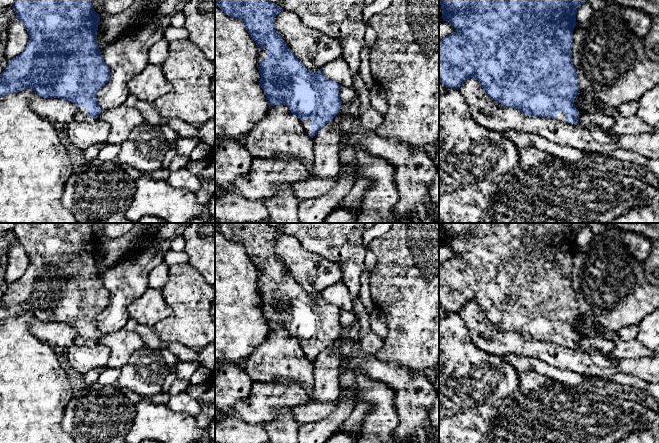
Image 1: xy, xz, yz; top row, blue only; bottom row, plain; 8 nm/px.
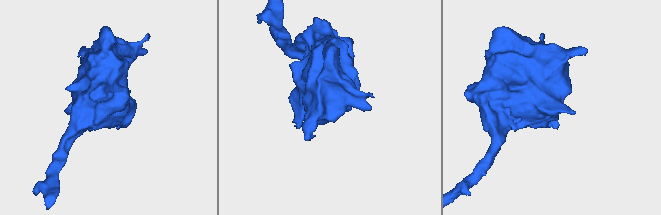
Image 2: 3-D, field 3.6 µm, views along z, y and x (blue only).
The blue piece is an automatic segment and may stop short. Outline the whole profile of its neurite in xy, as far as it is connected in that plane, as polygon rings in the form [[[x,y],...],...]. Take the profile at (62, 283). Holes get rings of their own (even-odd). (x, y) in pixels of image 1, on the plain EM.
[[[16,223],[13,228],[16,241],[29,258],[24,275],[8,284],[0,299],[0,321],[31,312],[43,322],[68,324],[78,331],[74,341],[78,346],[95,346],[103,335],[97,325],[98,315],[109,305],[110,293],[104,286],[98,266],[97,254],[100,239],[93,233],[94,223]]]

